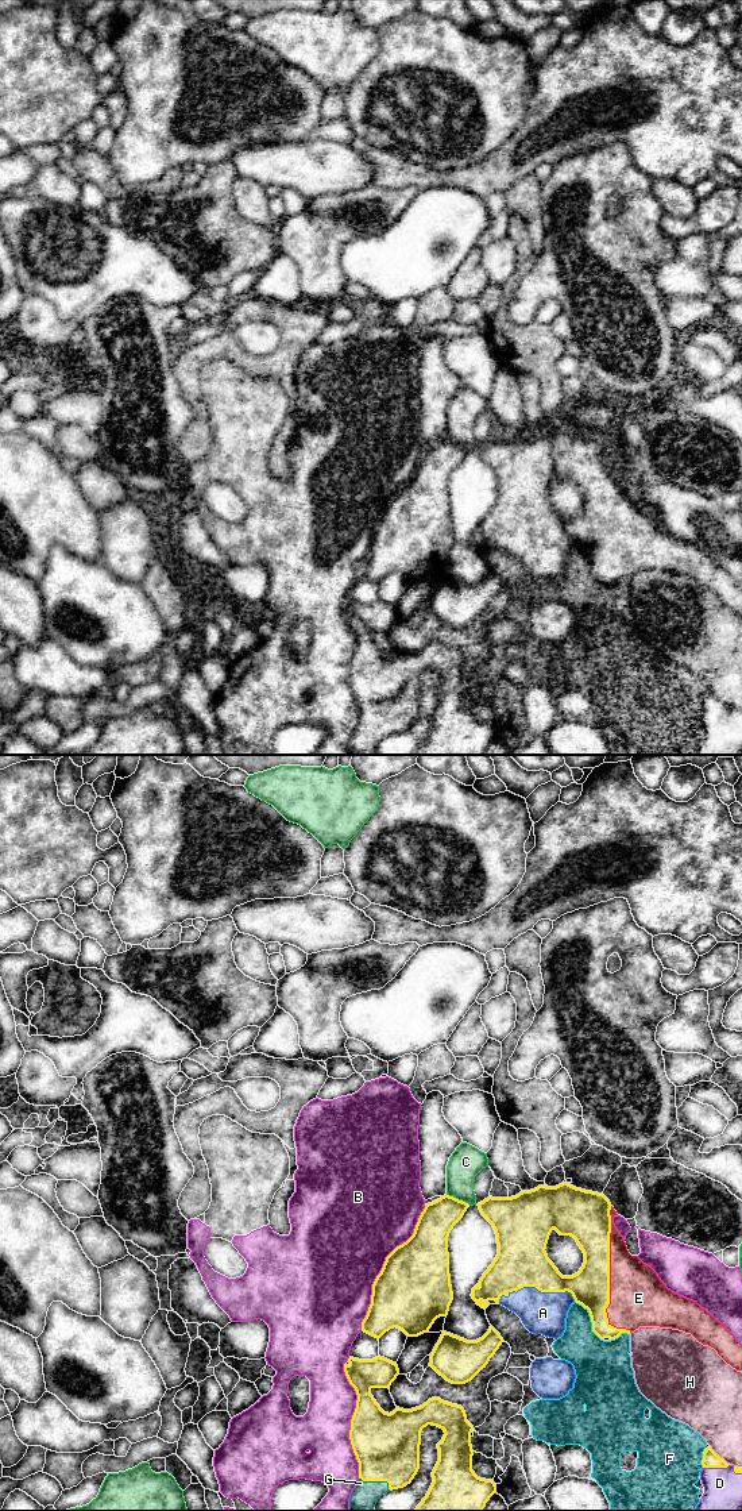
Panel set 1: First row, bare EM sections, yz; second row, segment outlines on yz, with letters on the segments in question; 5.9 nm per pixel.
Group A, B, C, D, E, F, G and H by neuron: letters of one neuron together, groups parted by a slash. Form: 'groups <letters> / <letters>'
groups A D E G / B / C / F / H

